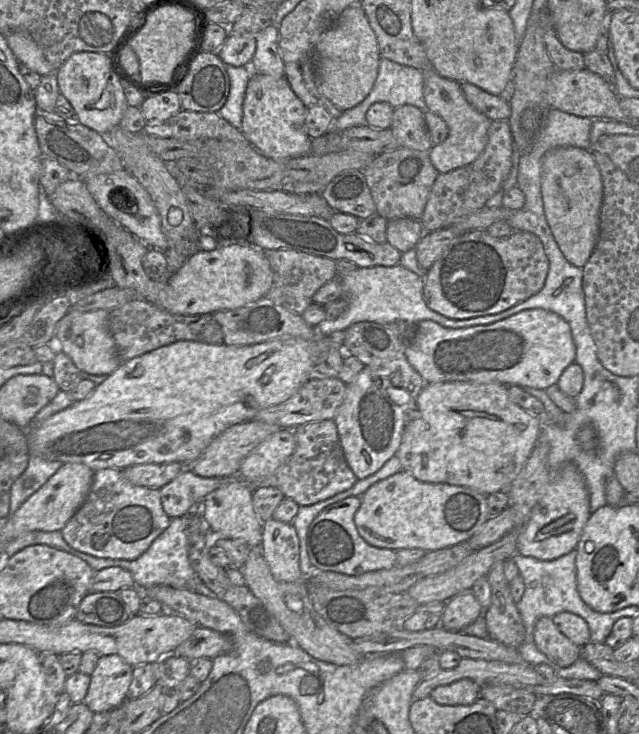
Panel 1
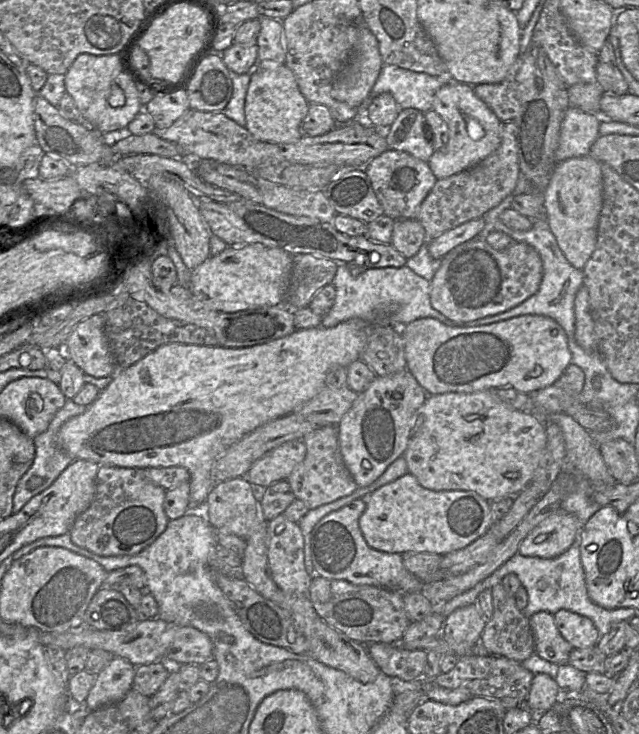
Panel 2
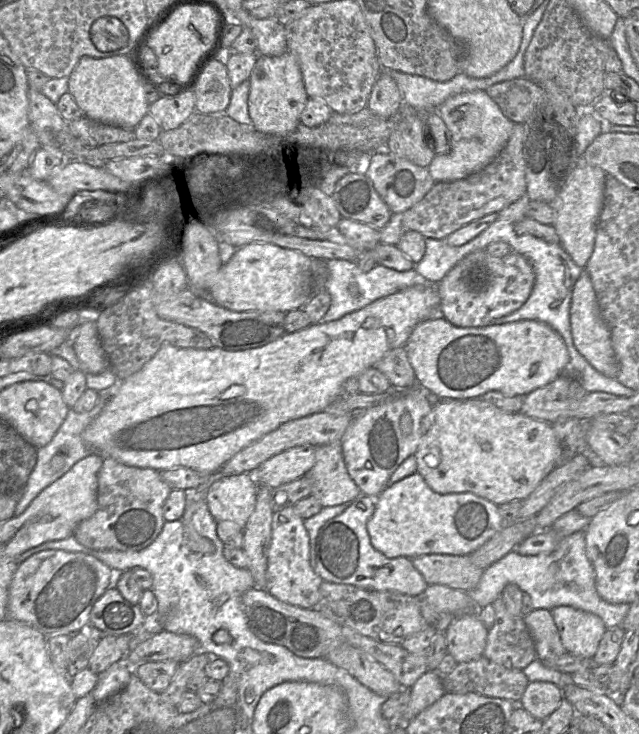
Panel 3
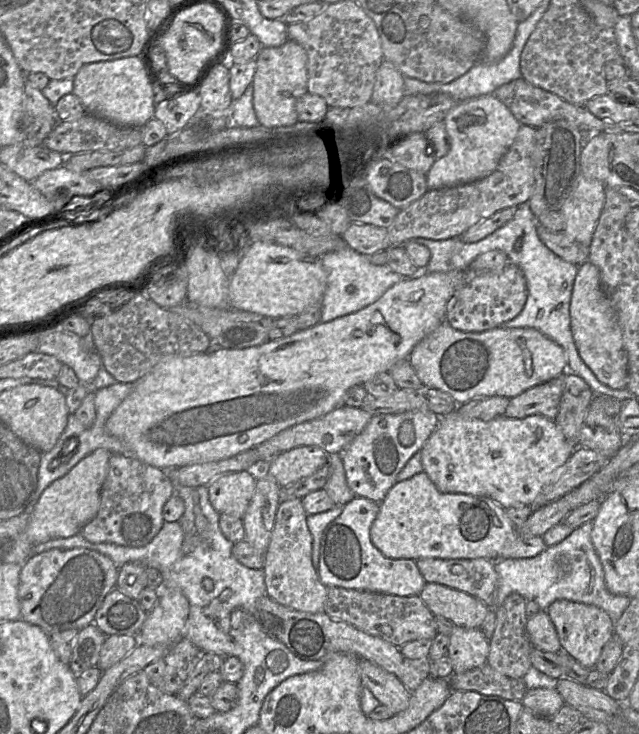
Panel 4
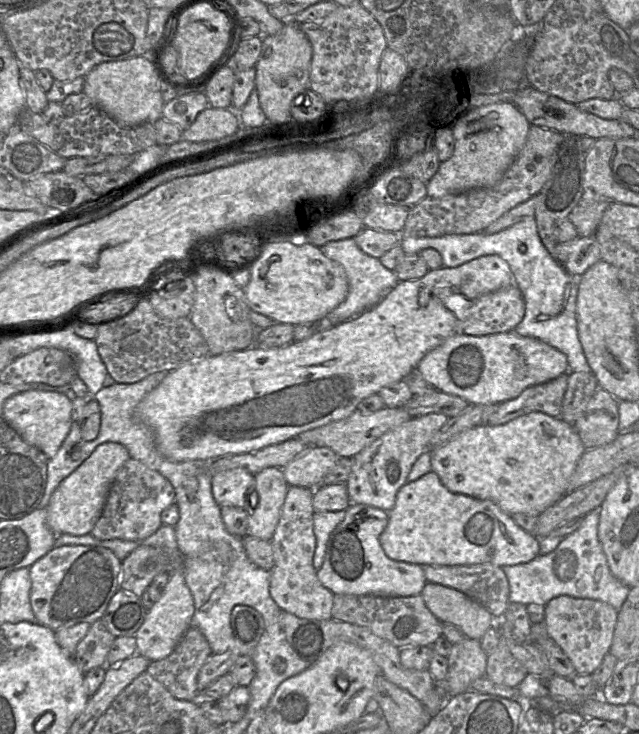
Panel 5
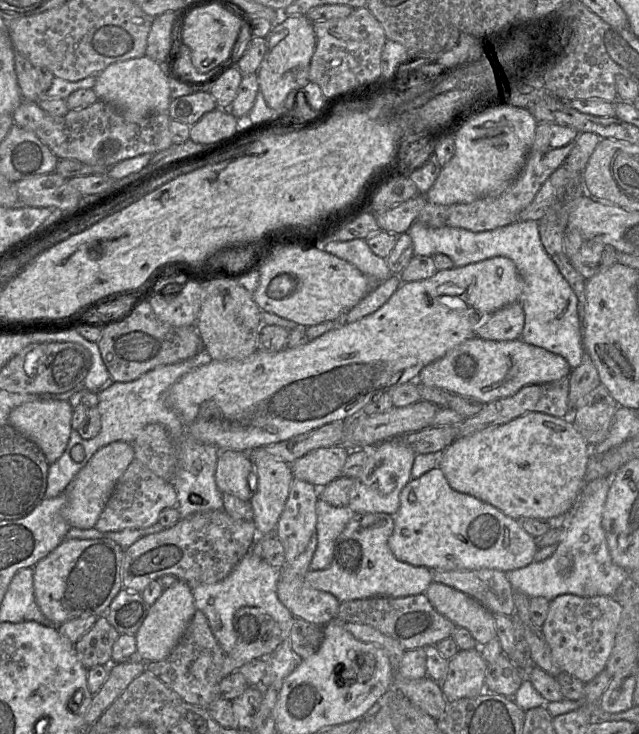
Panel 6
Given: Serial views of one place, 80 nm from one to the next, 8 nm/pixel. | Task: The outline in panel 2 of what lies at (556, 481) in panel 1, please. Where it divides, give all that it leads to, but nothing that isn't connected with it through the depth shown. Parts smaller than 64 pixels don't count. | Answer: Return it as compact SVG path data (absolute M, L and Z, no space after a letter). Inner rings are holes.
M559 508L522 540L518 553L530 557L555 558L579 538L582 526L575 515Z

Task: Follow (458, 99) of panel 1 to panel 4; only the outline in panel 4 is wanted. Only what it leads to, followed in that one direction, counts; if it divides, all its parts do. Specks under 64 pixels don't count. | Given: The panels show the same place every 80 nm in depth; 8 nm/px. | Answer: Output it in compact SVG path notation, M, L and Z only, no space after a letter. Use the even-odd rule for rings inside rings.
M486 94L457 103L443 120L451 138L447 155L436 159L426 174L428 190L467 184L492 173L516 138L521 123L494 95Z

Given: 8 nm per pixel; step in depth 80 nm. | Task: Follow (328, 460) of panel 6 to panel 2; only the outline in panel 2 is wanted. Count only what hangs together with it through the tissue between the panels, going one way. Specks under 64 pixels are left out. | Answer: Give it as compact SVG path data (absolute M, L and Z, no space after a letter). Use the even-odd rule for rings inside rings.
M302 440L288 441L258 459L245 477L255 488L265 489L273 483L286 480L305 456L306 445Z

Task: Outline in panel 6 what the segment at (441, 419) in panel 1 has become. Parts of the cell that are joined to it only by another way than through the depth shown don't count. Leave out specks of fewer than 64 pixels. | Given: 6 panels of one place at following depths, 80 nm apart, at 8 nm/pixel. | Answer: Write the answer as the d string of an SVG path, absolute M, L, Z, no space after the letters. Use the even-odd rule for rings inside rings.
M529 412L492 429L458 437L438 455L437 467L453 490L472 495L515 520L559 521L575 507L585 485L589 458L590 446L568 417Z

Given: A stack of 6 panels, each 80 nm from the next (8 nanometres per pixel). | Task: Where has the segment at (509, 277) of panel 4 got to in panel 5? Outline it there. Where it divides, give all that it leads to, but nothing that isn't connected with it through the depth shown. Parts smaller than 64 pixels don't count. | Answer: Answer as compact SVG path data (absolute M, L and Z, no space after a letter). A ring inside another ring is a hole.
M516 285L474 299L462 322L461 333L485 336L513 331L525 314L525 302Z

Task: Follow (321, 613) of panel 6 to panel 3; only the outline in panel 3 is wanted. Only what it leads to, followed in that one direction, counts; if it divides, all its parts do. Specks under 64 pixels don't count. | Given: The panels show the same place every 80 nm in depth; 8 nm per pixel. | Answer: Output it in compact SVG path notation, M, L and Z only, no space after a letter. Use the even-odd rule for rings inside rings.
M293 506L274 512L265 590L283 602L311 609L315 608L319 601L319 587L322 581L309 562L309 535L304 520L296 514Z

